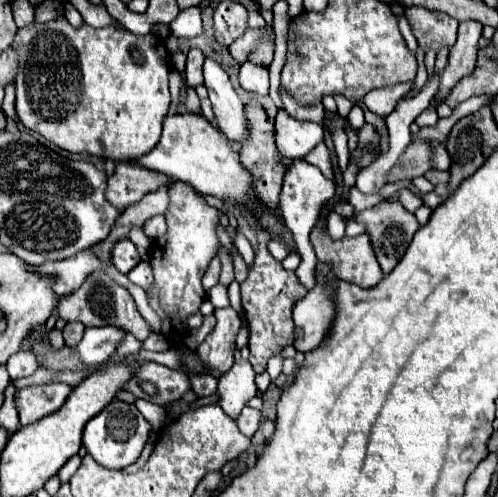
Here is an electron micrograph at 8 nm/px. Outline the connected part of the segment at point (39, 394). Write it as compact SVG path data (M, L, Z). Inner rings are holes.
M62 382L52 384L40 384L40 386L28 386L18 390L14 396L14 402L18 406L20 424L28 426L52 412L56 412L72 392L72 386L66 386Z

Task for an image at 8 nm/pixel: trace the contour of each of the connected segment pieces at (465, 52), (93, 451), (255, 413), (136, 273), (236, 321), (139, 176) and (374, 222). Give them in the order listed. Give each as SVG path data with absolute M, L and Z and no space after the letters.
M475 20L459 24L458 40L450 48L448 66L440 74L440 92L434 96L432 106L436 106L438 102L442 102L446 98L446 94L452 90L452 86L460 78L468 76L474 70L474 66L476 66L476 54L478 54L478 38L480 38L482 29L482 24Z
M114 400L110 406L106 406L100 414L96 414L84 428L82 434L82 444L86 446L88 454L100 464L108 466L110 470L120 470L126 468L128 464L134 464L142 450L134 446L144 446L148 440L152 426L146 422L146 418L136 410L134 404L126 404L122 400Z
M246 406L246 408L240 412L240 416L236 418L236 424L238 424L240 432L242 432L244 436L252 438L252 436L254 436L254 432L258 430L260 416L262 416L262 414L260 414L260 410L254 410L254 408Z
M140 262L134 270L130 270L130 272L128 272L128 278L130 278L134 284L138 284L140 288L144 288L144 290L148 290L148 288L150 288L150 282L154 280L154 278L152 278L152 268L150 268L146 262Z
M222 308L214 310L214 316L218 320L212 334L206 336L206 340L196 348L196 356L206 366L210 374L220 378L226 374L234 364L234 348L236 348L236 332L242 324L238 312L234 308Z
M118 162L116 170L112 176L108 176L108 188L106 188L106 200L118 208L124 210L132 202L138 202L148 190L154 190L162 184L164 180L170 180L164 174L152 172L148 168L142 168L138 164L130 162Z
M380 202L358 214L358 222L366 226L372 248L384 274L390 274L404 256L412 236L420 228L416 216L400 202Z

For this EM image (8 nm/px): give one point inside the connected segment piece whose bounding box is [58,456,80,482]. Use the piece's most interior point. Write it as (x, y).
(71, 466)

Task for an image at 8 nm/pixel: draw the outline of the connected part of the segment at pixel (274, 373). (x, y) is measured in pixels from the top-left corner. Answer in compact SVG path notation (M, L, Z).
M276 354L268 360L266 372L274 381L282 372L283 357L281 354Z

